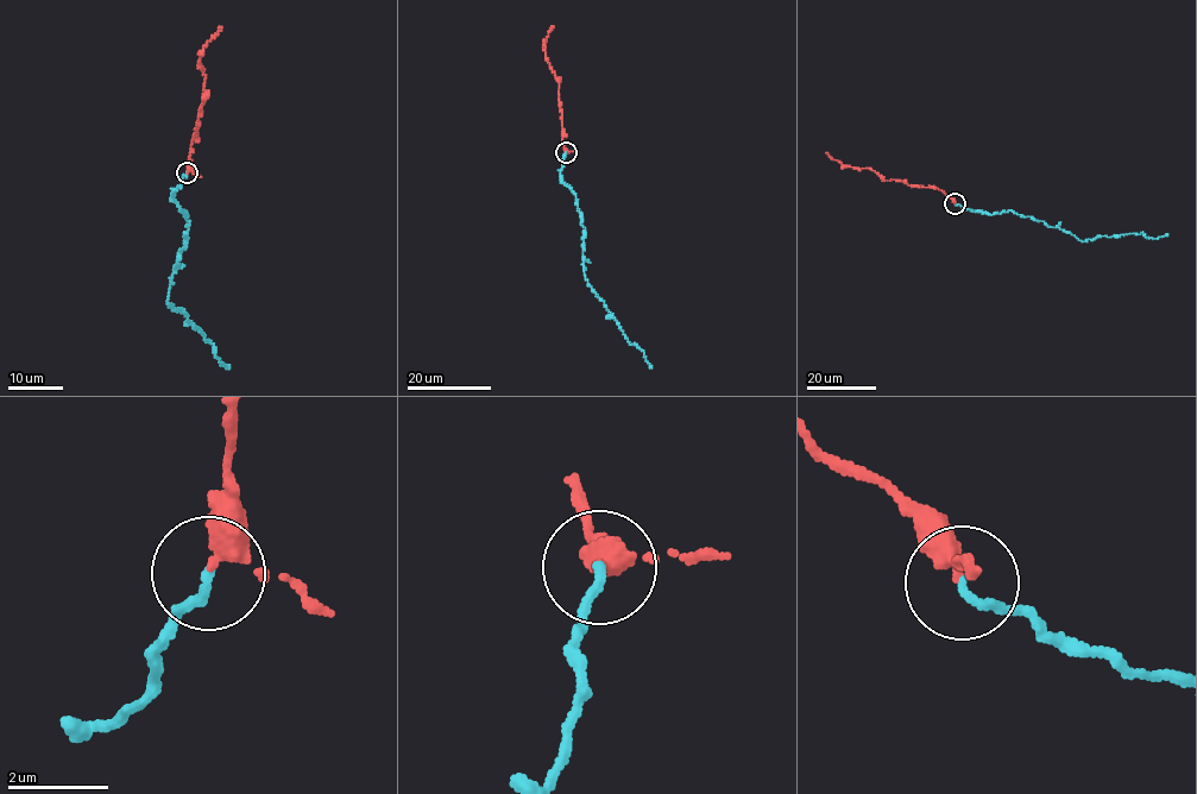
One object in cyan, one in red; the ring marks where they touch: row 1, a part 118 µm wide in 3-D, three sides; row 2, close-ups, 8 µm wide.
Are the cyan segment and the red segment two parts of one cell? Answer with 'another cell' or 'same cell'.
same cell

